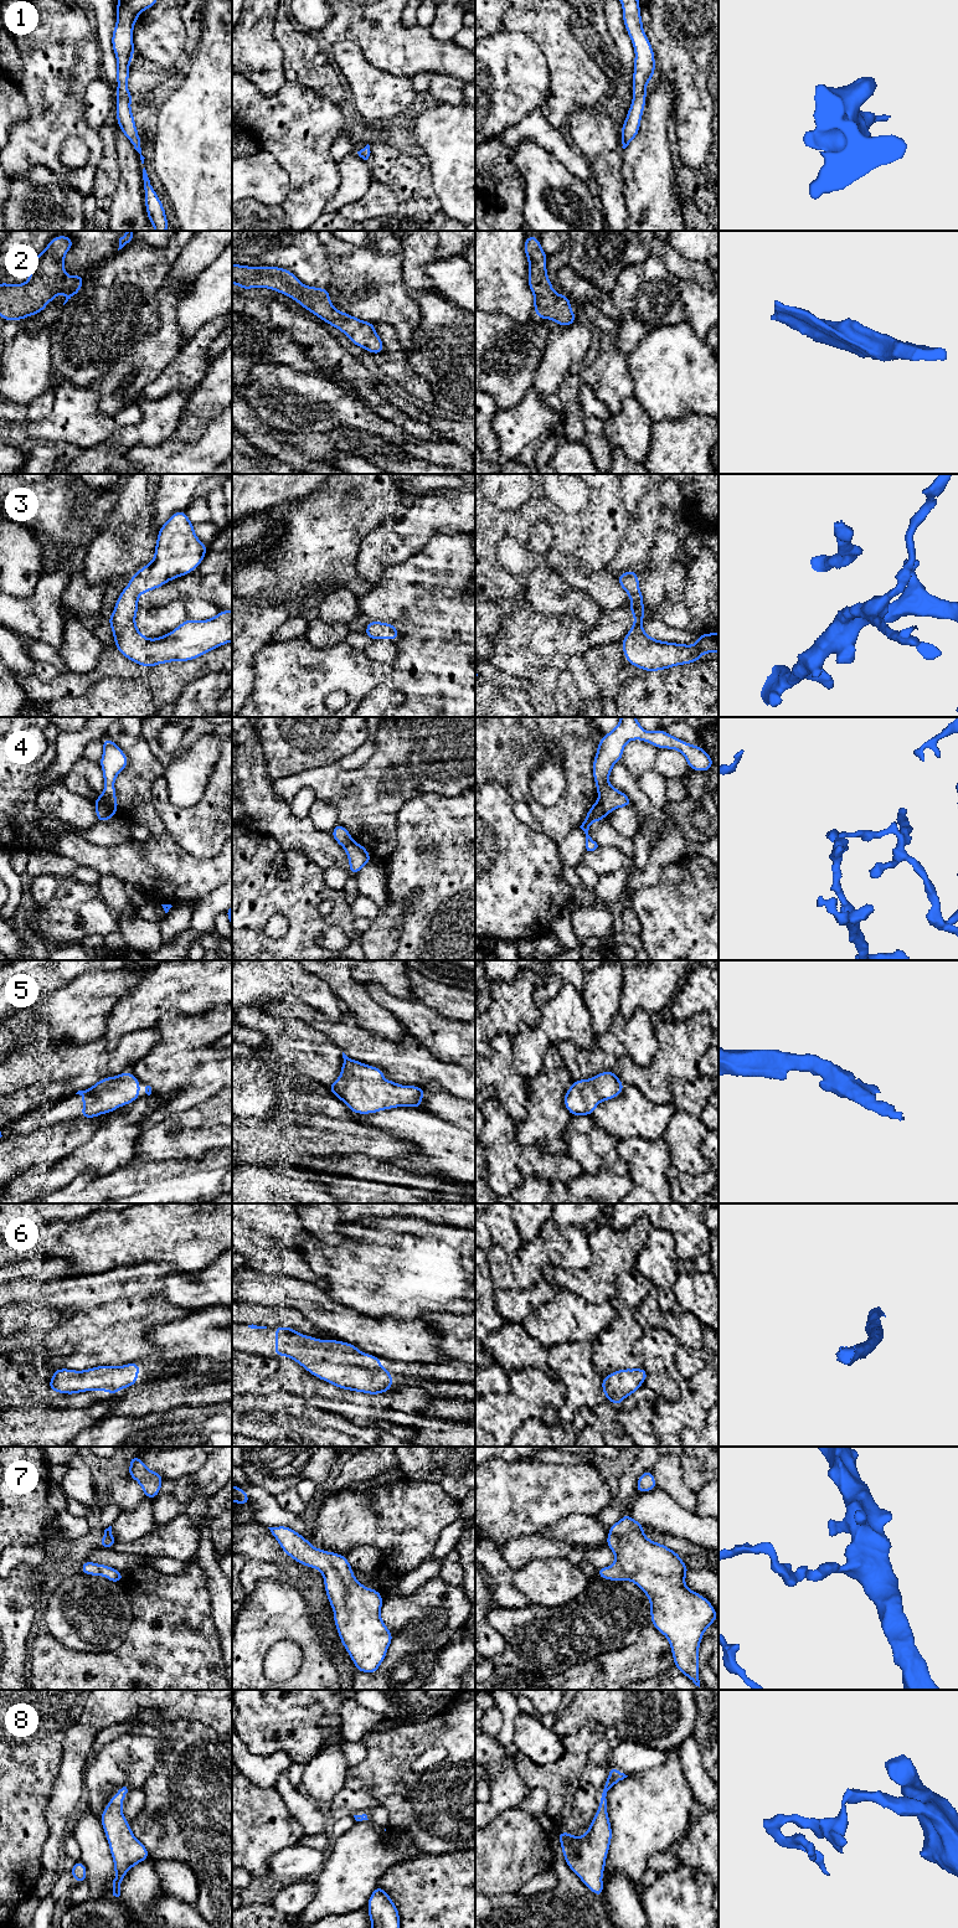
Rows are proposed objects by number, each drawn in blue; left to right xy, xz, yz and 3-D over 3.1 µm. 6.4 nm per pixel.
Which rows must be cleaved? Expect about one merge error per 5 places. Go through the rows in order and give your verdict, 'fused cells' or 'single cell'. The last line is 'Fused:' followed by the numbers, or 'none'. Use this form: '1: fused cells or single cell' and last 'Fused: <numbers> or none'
1: single cell
2: single cell
3: single cell
4: fused cells
5: single cell
6: single cell
7: single cell
8: single cell
Fused: 4

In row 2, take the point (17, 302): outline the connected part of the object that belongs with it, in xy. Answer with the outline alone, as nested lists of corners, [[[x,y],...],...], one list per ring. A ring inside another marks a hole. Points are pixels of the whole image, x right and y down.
[[[71,236],[53,237],[45,251],[37,257],[32,257],[32,272],[29,280],[24,284],[0,283],[0,316],[5,321],[22,320],[27,316],[40,314],[57,294],[65,294],[63,305],[73,298],[82,288],[84,279],[81,274],[74,273],[73,278],[68,278],[68,273],[63,269],[65,256],[72,248],[73,241]]]

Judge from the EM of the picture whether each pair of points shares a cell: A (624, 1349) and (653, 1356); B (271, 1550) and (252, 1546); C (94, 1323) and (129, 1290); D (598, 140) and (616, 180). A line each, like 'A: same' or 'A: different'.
A: different
B: same
C: same
D: same

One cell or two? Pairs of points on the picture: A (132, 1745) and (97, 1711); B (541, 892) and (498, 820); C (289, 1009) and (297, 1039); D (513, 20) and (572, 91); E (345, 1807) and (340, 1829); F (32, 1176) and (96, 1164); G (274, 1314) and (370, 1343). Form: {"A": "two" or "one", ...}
{"A": "two", "B": "one", "C": "two", "D": "one", "E": "two", "F": "one", "G": "two"}

